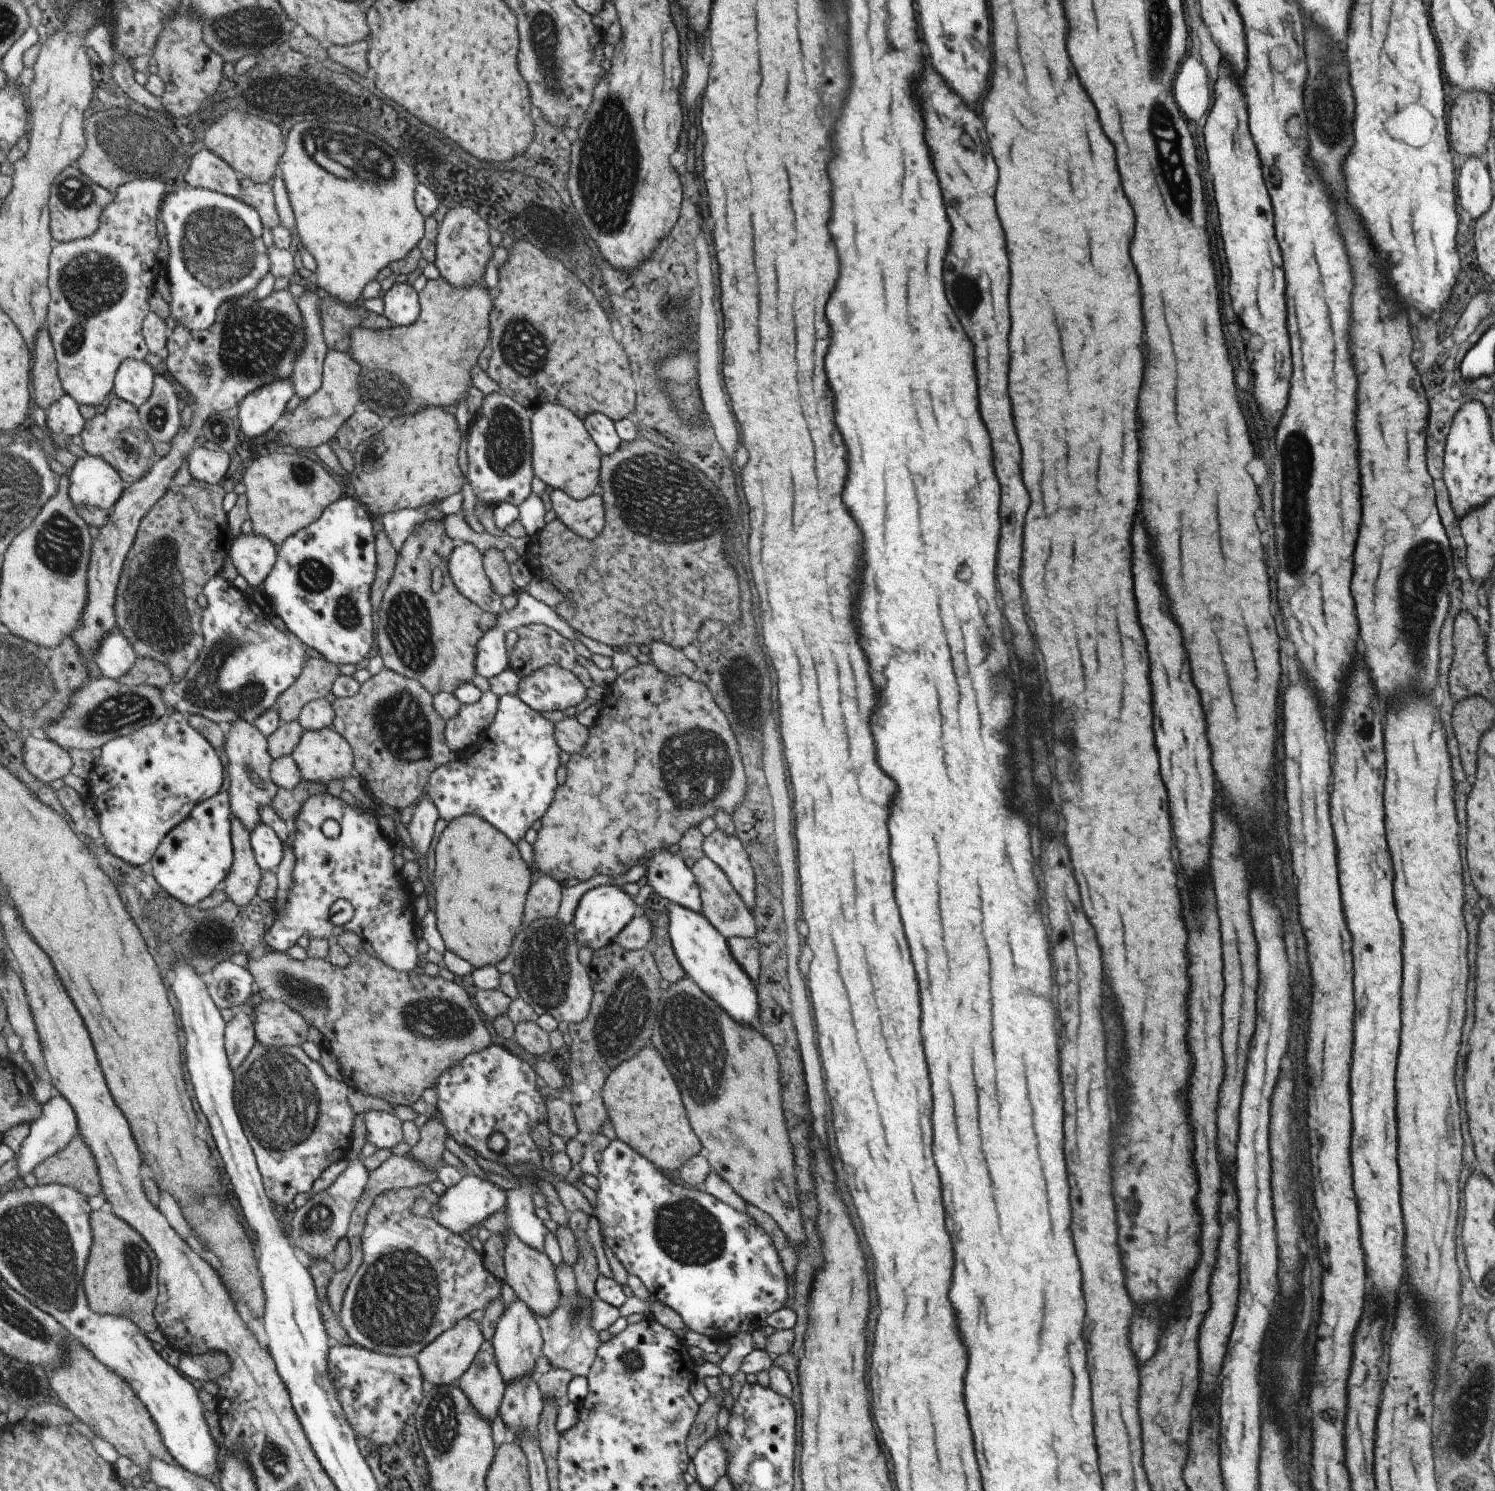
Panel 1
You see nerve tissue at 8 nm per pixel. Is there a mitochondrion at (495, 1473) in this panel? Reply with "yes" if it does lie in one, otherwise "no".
no

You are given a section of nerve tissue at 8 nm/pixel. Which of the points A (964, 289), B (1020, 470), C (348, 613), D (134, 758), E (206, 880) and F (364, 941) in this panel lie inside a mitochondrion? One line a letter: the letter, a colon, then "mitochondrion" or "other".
A: mitochondrion
B: other
C: mitochondrion
D: other
E: other
F: other

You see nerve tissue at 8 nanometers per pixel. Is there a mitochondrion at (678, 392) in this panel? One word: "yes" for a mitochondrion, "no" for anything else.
yes

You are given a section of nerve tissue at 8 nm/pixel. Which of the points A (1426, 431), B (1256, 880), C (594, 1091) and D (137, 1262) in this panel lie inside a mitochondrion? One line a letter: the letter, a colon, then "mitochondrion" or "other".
A: other
B: other
C: other
D: mitochondrion

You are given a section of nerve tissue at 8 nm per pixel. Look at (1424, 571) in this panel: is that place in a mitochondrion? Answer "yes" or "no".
yes

